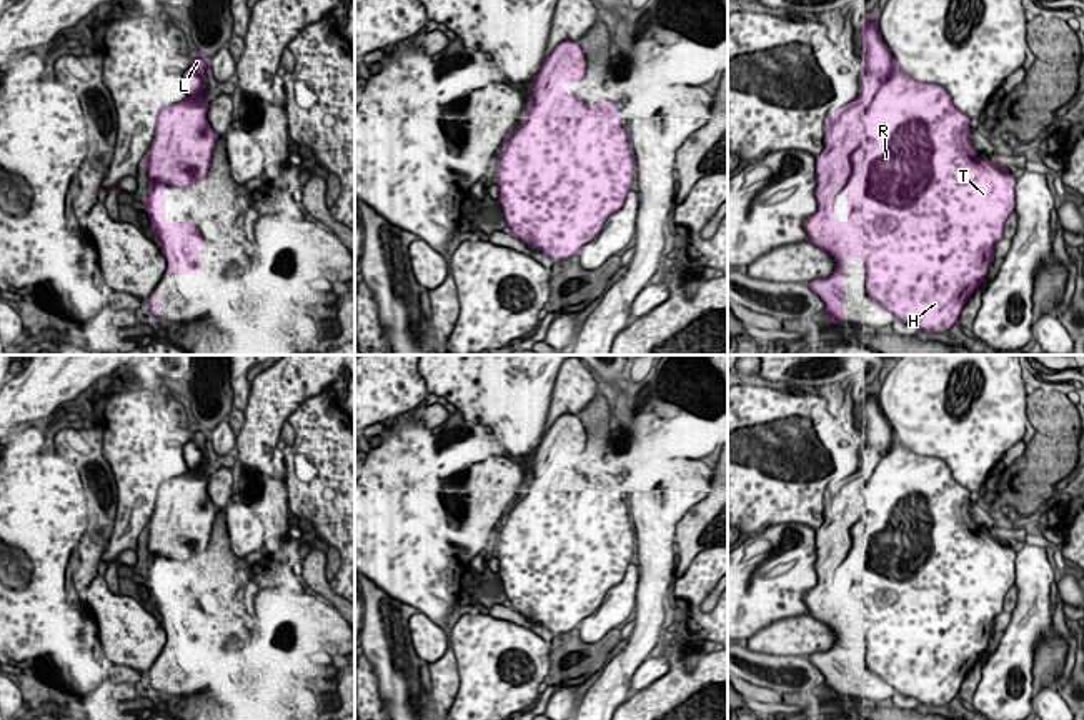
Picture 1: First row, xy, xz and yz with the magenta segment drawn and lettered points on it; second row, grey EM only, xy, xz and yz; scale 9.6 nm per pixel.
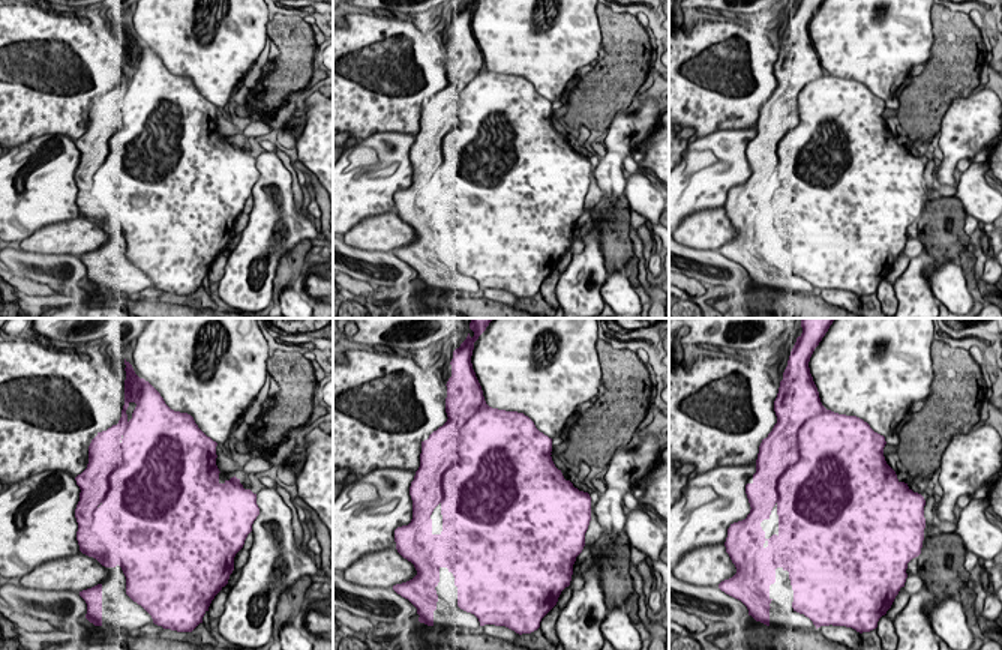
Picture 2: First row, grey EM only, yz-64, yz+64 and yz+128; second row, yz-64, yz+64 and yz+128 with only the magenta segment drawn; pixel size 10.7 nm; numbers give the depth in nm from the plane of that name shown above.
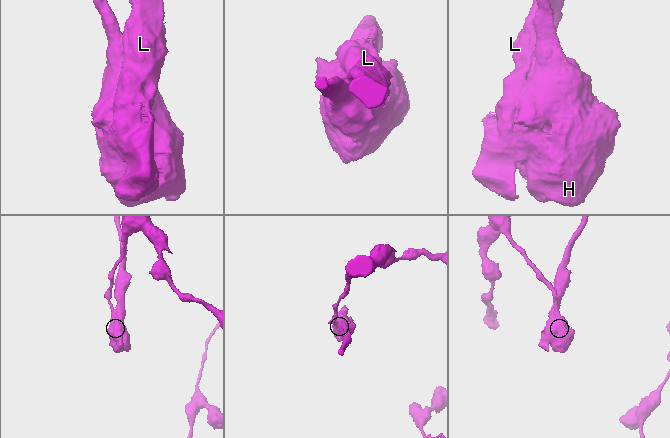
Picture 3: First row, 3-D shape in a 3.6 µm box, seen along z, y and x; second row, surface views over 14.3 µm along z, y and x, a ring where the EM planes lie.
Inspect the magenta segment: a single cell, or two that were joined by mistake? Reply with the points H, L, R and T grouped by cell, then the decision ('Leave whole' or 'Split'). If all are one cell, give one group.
Groups: H R T / L. Split

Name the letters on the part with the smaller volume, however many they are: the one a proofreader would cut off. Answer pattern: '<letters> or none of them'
L

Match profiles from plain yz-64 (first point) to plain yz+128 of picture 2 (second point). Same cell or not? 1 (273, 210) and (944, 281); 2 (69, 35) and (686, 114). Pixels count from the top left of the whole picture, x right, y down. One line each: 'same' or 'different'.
1: different
2: same

